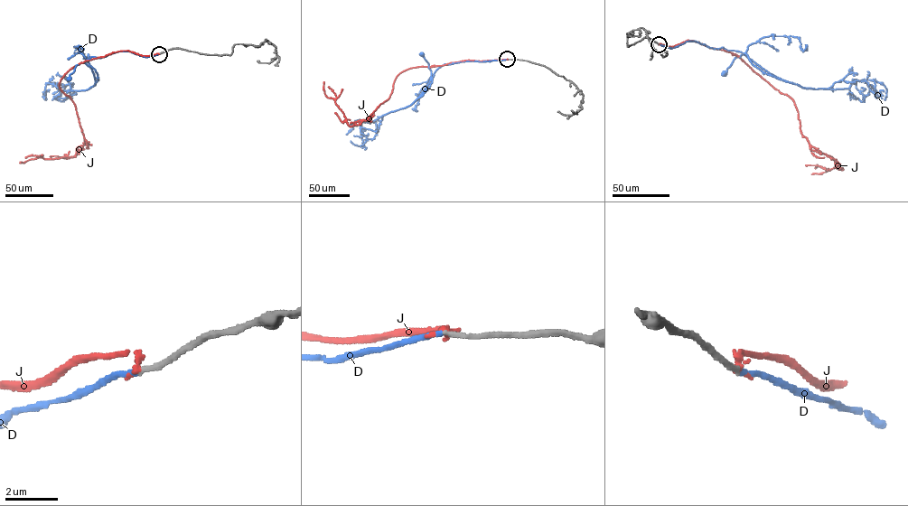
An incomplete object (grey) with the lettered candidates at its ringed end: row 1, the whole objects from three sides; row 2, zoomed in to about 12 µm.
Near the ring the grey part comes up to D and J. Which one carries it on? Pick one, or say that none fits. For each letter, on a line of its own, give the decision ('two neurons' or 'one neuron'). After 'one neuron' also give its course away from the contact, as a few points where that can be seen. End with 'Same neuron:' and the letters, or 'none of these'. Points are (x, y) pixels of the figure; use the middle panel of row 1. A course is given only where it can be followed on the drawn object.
D: one neuron; course (507, 59), (444, 64), (435, 72), (428, 89), (416, 99), (429, 83), (431, 73), (422, 54)
J: two neurons
Same neuron: D

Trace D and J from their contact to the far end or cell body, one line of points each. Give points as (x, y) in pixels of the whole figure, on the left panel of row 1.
D: (159, 54), (145, 57), (121, 51), (91, 56), (86, 60), (97, 73), (96, 82), (82, 62), (69, 79)
J: (159, 53), (120, 51), (71, 68), (60, 88), (74, 104), (84, 145), (72, 157), (20, 163)

